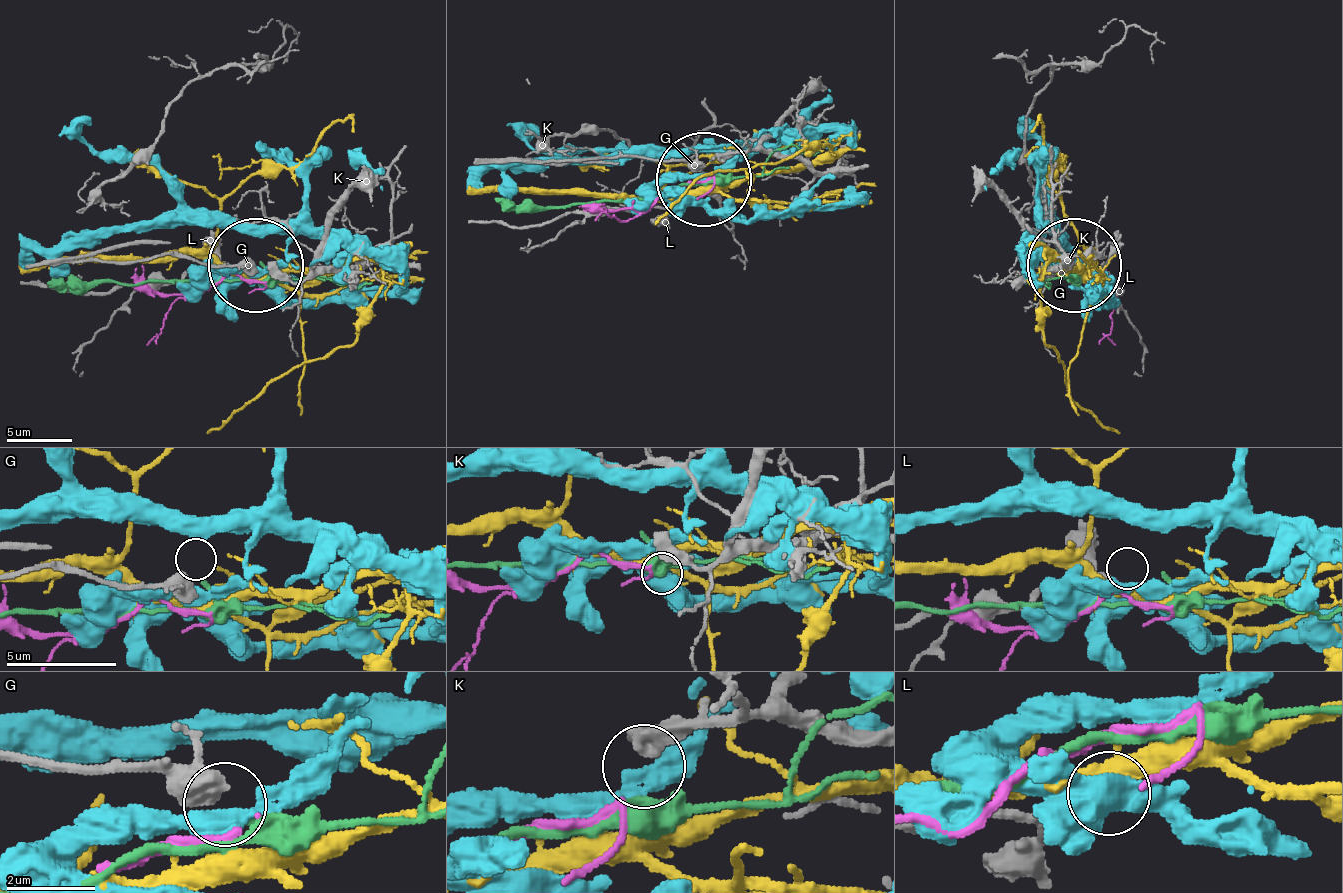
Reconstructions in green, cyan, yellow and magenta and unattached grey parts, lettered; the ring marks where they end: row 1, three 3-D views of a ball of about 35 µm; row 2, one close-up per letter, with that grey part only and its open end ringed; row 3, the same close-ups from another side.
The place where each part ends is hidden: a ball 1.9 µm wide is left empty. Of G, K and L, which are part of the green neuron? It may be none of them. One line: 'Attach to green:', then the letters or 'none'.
Attach to green: none

